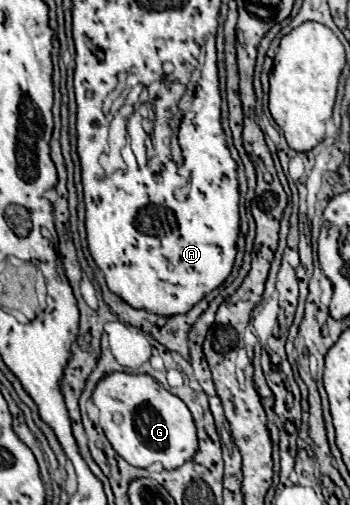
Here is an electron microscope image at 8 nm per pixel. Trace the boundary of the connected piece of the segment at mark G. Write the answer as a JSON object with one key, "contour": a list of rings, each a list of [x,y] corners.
{"contour":[[[124,371],[106,373],[92,391],[92,403],[100,411],[100,427],[104,429],[104,435],[108,437],[110,445],[120,457],[124,457],[134,467],[148,467],[150,463],[160,461],[164,469],[176,469],[182,463],[190,461],[198,449],[196,427],[194,427],[194,419],[188,407],[184,405],[182,399],[178,399],[176,395],[160,387],[150,375],[138,375],[138,373],[132,375]]]}

